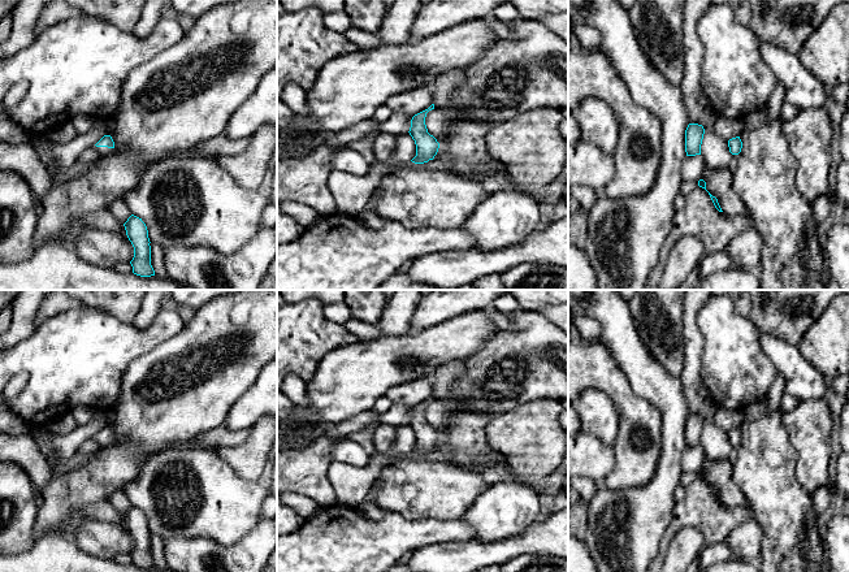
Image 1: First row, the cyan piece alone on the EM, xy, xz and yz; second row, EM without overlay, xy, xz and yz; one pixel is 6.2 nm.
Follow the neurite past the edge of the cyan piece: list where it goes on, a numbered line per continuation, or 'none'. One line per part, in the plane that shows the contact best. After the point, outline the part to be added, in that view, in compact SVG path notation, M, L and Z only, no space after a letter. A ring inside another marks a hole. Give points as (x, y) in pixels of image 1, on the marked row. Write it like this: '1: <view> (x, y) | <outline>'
1: xy (103, 151) | M95 144L91 146L98 153L99 153L99 157L104 157L104 156L108 156L113 148L108 148L108 147L96 147Z

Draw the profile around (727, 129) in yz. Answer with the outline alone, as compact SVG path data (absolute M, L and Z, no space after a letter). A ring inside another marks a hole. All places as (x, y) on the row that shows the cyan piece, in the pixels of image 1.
M718 116L712 122L712 129L720 138L728 142L732 138L740 136L742 122L741 120L732 120Z

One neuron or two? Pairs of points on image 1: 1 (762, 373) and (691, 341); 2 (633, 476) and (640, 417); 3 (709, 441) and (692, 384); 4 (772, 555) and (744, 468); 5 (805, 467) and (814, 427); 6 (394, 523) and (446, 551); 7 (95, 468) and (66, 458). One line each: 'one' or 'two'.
1: two
2: one
3: one
4: one
5: one
6: two
7: two

